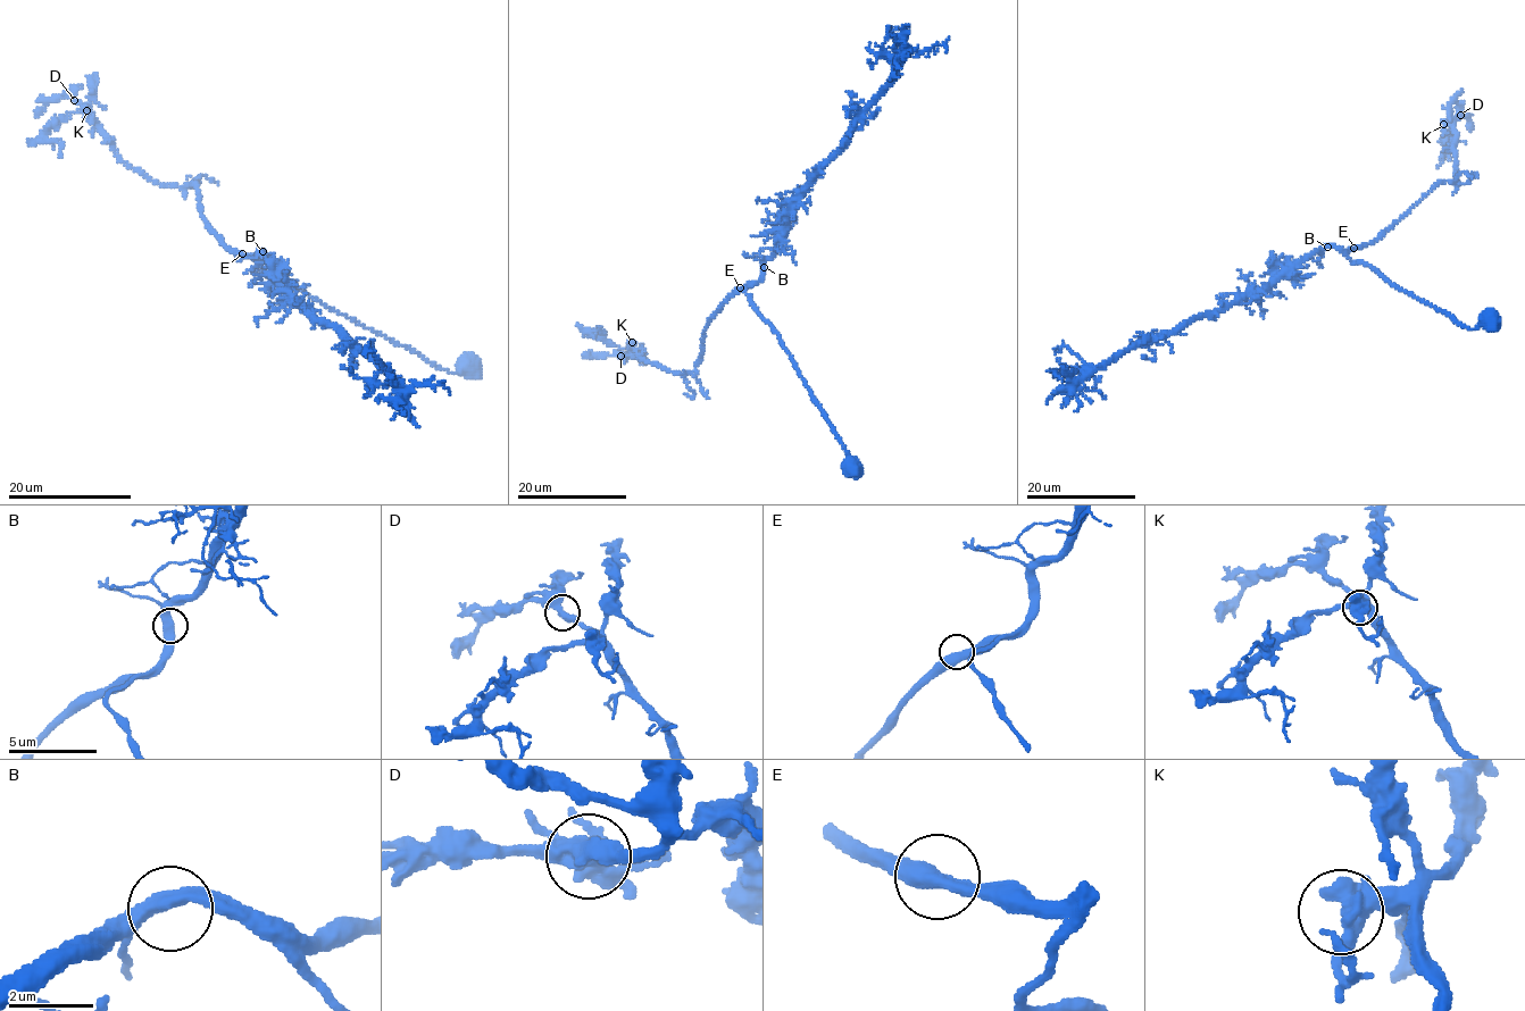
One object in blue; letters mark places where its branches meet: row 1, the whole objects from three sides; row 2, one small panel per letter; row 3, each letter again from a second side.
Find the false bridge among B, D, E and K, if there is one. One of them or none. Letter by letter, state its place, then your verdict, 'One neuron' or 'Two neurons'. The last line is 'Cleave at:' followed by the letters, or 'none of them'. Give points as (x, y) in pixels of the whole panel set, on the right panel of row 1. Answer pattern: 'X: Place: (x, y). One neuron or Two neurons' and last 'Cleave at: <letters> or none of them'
B: Place: (1327, 247). One neuron
D: Place: (1460, 115). One neuron
E: Place: (1353, 248). One neuron
K: Place: (1443, 124). One neuron
Cleave at: none of them

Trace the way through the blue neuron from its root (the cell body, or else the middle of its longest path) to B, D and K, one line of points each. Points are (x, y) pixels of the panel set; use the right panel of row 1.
B: (1491, 319), (1475, 328), (1464, 327), (1446, 312), (1393, 286), (1369, 266), (1353, 264), (1335, 248), (1327, 247)
D: (1491, 319), (1464, 327), (1344, 253), (1376, 237), (1442, 181), (1459, 185), (1452, 126), (1460, 115)
K: (1491, 319), (1464, 327), (1344, 253), (1376, 237), (1442, 181), (1459, 185), (1457, 135), (1451, 123), (1443, 124)

